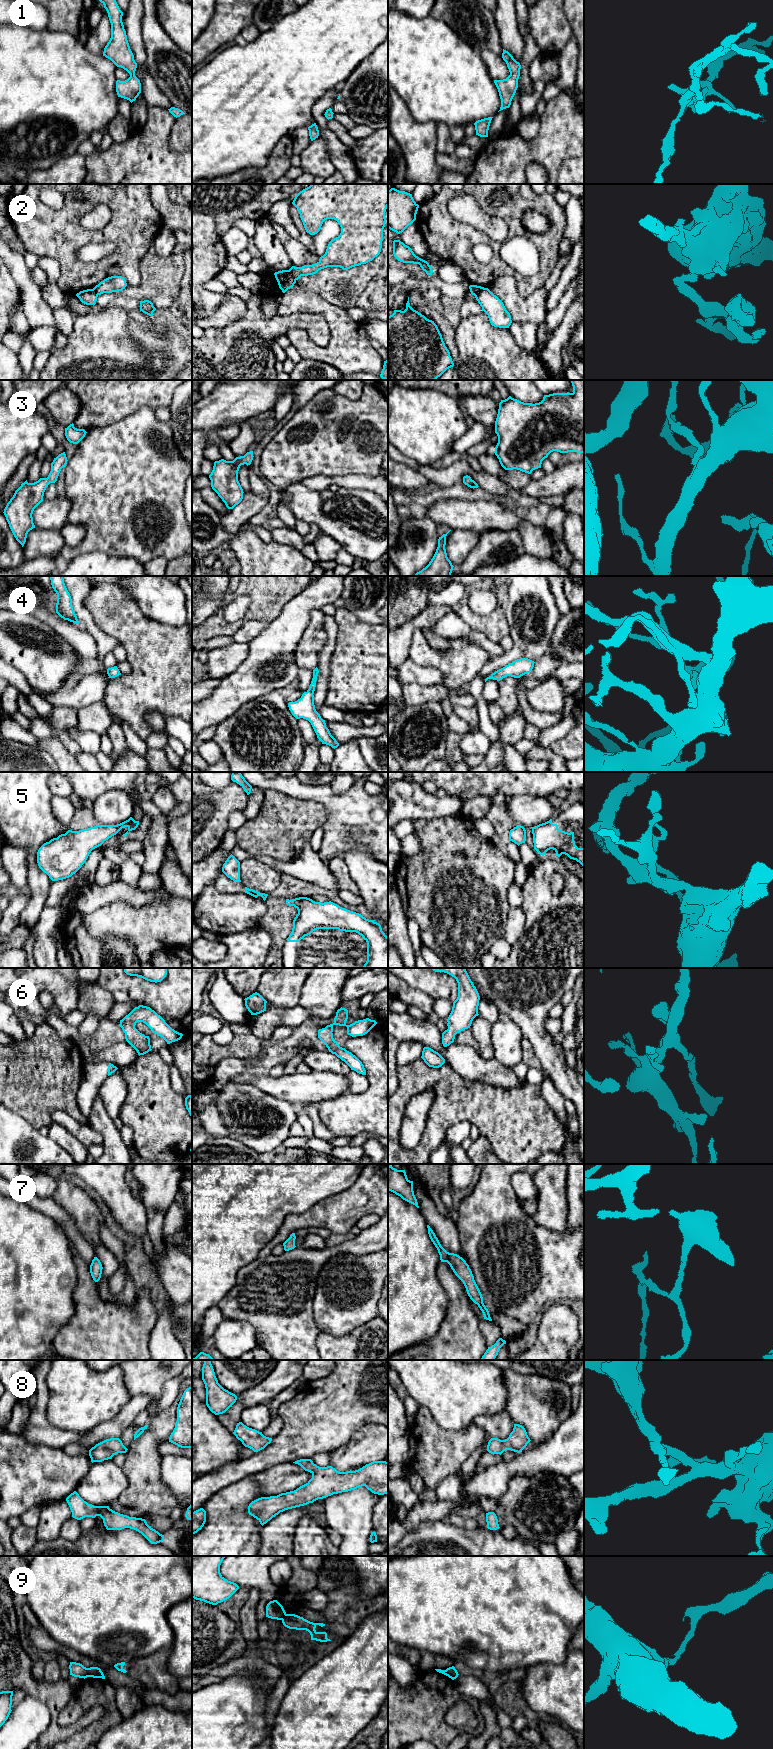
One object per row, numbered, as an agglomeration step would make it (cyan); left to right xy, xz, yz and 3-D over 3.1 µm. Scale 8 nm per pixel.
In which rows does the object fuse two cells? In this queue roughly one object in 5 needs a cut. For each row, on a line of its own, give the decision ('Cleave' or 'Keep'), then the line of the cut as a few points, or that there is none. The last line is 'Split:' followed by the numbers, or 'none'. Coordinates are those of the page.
1: Keep. No split
2: Cleave. Split along xz (288, 270), (295, 281)
3: Keep. No split
4: Keep. No split
5: Keep. No split
6: Keep. No split
7: Keep. No split
8: Keep. No split
9: Cleave. Split along xy (87, 1668), (88, 1676)
Split: 2, 9

